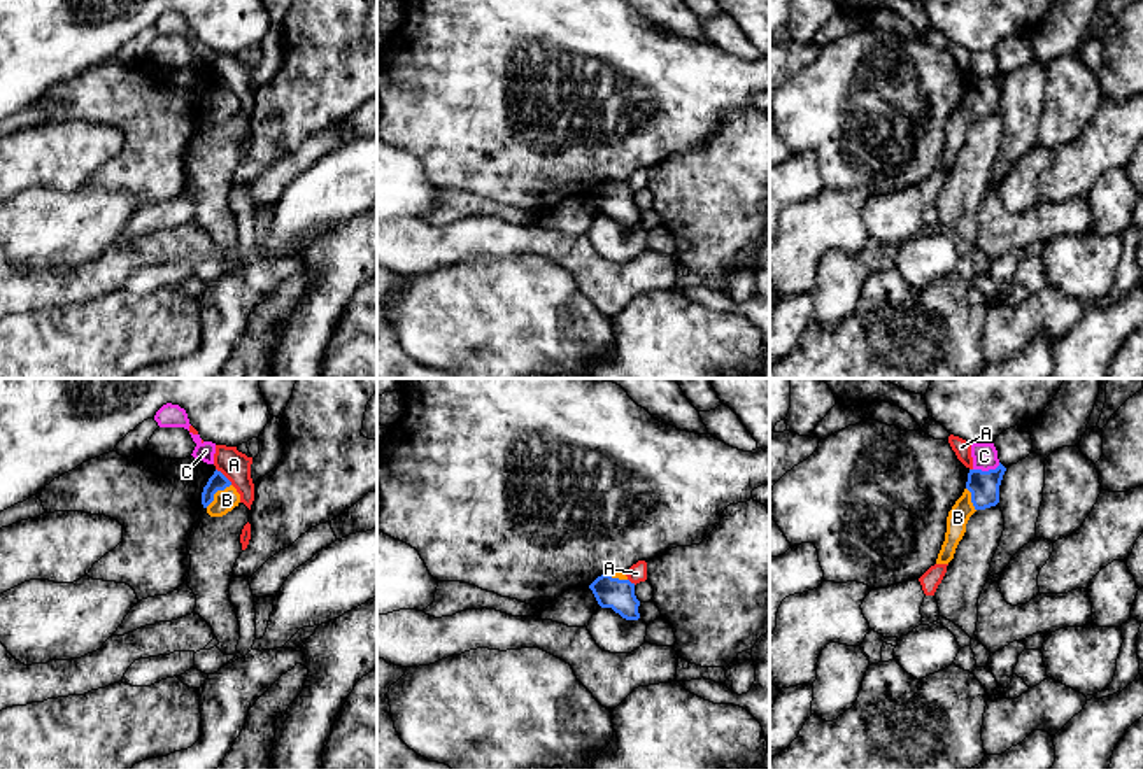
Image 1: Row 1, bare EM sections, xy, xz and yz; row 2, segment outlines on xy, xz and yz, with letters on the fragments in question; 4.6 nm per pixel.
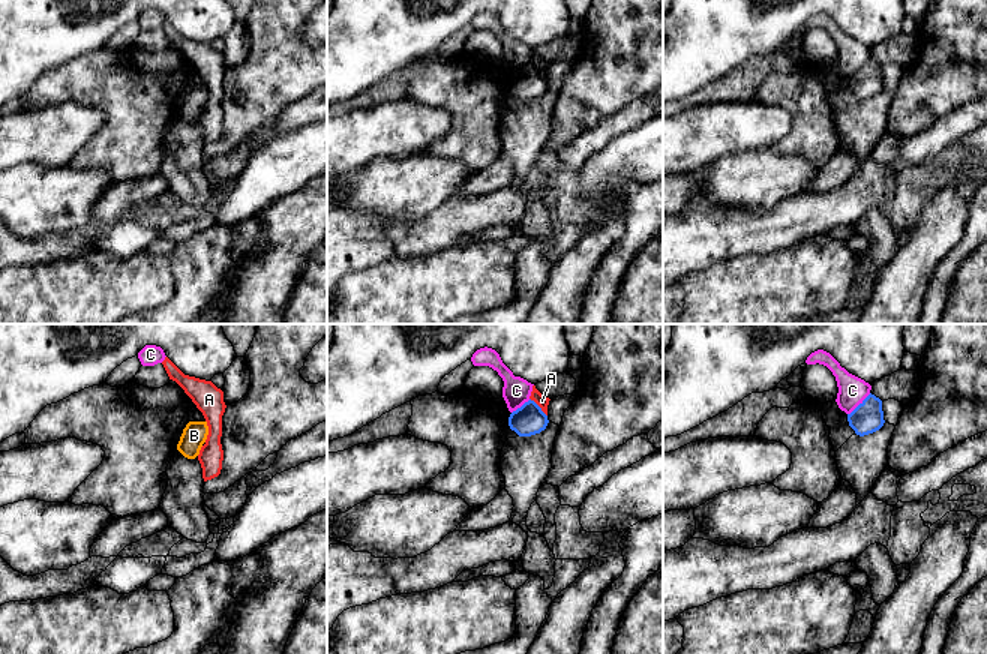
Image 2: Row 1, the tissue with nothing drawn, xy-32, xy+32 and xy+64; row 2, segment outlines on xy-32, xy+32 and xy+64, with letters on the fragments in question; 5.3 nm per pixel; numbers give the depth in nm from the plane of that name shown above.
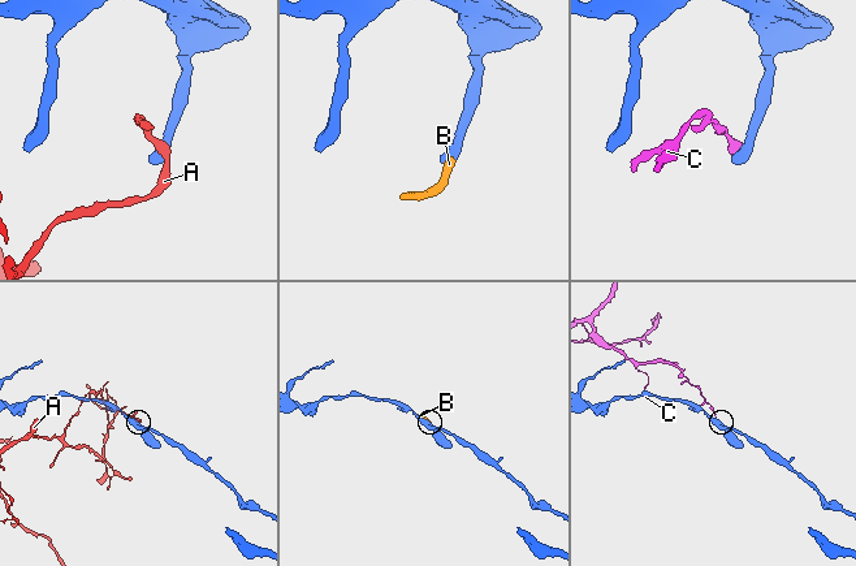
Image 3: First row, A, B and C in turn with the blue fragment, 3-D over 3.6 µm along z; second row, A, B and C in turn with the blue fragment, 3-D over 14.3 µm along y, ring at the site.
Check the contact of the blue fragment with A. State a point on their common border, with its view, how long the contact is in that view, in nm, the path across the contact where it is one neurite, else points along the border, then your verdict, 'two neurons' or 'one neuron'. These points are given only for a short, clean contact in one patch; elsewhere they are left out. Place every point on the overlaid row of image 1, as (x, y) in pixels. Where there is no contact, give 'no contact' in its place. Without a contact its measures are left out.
xy (225, 477) | 110 nm | along xy (216, 468), (232, 484) | two neurons

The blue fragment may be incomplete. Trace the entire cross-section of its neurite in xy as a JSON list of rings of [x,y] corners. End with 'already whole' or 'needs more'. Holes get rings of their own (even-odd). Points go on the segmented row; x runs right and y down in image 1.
[[[214,471],[202,492],[202,504],[210,517],[223,517],[240,503],[240,494],[231,482],[221,473]]]; needs more

